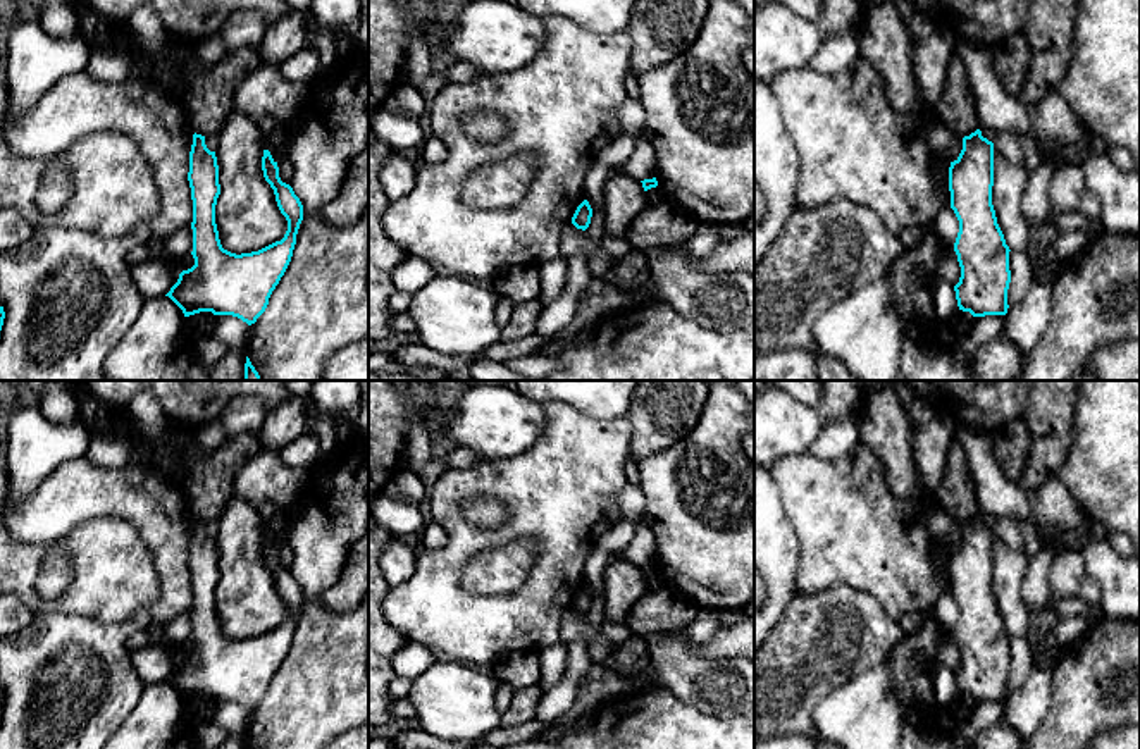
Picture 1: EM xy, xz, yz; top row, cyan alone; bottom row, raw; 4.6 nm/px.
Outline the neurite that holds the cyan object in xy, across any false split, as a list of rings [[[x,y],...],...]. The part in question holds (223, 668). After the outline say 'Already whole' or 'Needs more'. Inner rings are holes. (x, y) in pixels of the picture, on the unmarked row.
[[[193,520],[188,566],[193,585],[195,651],[183,656],[165,680],[184,703],[212,697],[238,703],[251,711],[265,697],[272,677],[291,647],[303,591],[293,573],[281,566],[277,548],[269,535],[263,535],[262,556],[288,606],[288,616],[281,627],[258,637],[231,639],[222,634],[215,610],[215,591],[220,580],[217,542],[207,534],[205,522]]]. Already whole

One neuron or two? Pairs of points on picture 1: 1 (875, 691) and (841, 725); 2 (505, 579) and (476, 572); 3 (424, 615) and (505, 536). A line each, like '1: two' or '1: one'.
1: one
2: one
3: one

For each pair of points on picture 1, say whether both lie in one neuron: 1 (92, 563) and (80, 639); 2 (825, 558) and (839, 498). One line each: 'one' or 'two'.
1: two
2: one

